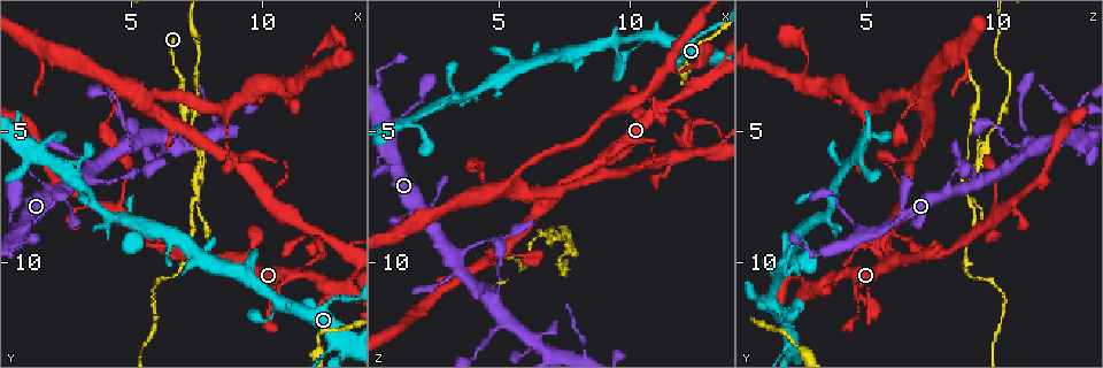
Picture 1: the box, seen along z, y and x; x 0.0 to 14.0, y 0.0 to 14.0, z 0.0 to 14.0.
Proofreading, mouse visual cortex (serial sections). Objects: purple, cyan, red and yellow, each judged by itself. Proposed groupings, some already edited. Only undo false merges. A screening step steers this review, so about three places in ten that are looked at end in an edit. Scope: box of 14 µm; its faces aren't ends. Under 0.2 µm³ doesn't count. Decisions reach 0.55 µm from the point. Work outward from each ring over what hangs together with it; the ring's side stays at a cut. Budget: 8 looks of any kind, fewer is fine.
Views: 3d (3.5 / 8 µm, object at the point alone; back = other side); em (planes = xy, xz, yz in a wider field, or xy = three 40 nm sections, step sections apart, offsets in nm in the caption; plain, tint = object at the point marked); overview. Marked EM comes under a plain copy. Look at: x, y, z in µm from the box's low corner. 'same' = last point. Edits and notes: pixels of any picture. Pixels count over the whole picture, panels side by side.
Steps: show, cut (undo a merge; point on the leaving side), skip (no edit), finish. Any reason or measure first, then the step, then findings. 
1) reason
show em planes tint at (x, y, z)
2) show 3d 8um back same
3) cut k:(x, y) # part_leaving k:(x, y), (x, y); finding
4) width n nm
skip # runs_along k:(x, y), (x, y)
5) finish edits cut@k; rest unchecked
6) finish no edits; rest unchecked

thin arm on a thick one
show 3d 3.5um at (11.0, 10.4, 4.1)

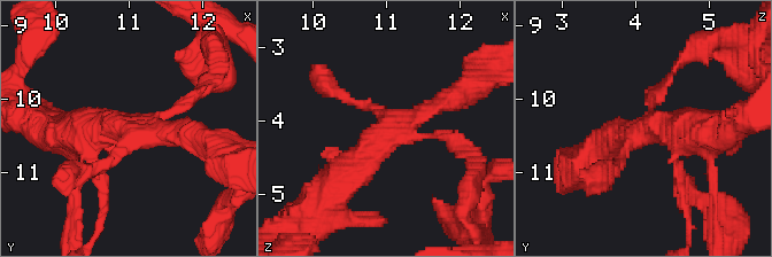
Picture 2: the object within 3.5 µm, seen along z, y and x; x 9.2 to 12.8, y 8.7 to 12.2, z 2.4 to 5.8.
now the EM
show em xy step 3 tint at (11.10, 10.40, 4.15)

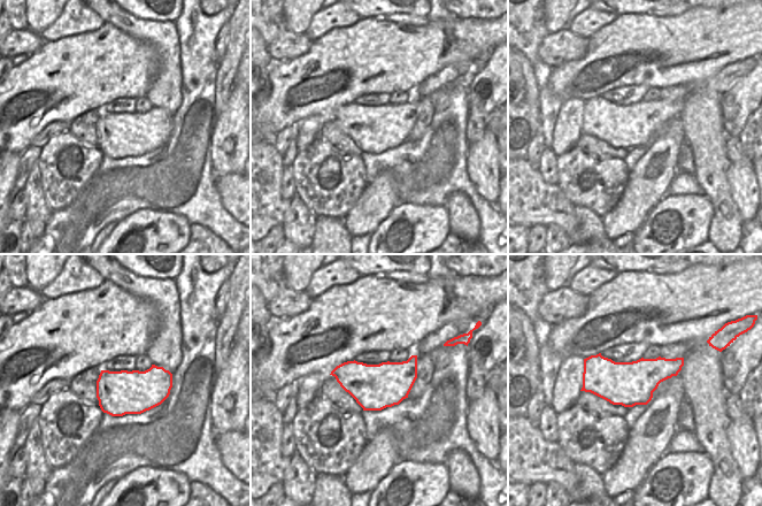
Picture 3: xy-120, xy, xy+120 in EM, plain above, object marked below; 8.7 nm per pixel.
skip # runs_along 2:(76, 131), (137, 127), (203, 88); all the same cell

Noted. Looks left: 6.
abrupt turn
show 3d 3.5um at (12.3, 9.0, 5.8)

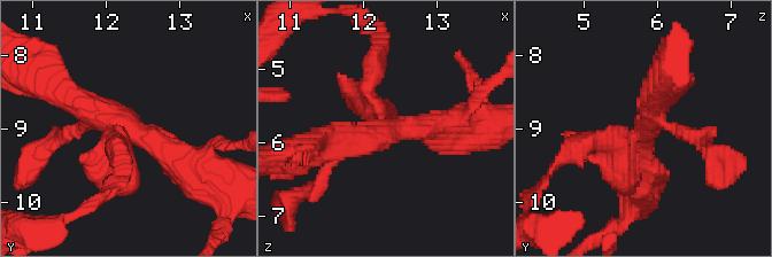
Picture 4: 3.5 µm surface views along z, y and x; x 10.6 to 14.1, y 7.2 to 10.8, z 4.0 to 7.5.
show em xy step 5 tint at (12.20, 9.00, 5.75)

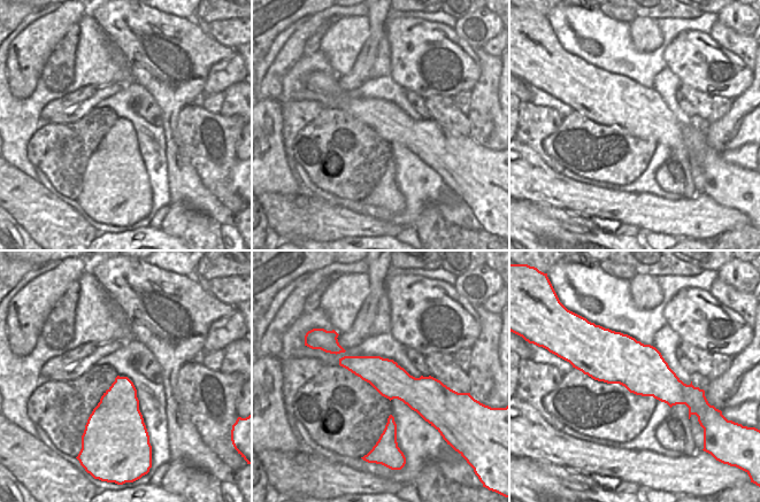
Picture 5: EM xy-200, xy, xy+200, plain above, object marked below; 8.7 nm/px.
cut it another way
show em xy step 2 tint same

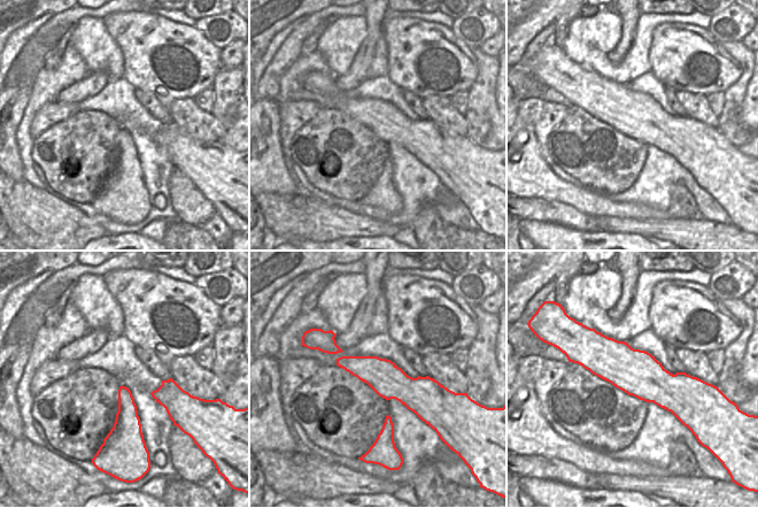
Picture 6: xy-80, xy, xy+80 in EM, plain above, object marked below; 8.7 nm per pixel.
skip # runs_along 6:(326, 349), (404, 389), (438, 389); all the same cell

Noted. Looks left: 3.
sharp bend
show 3d 3.5um at (7.5, 7.0, 8.7)

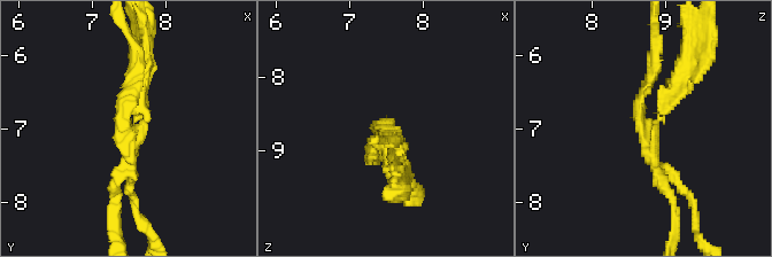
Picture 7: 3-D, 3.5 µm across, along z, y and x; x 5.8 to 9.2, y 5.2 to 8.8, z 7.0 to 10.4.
now the EM
show em planes tint at (7.50, 7.05, 8.75)

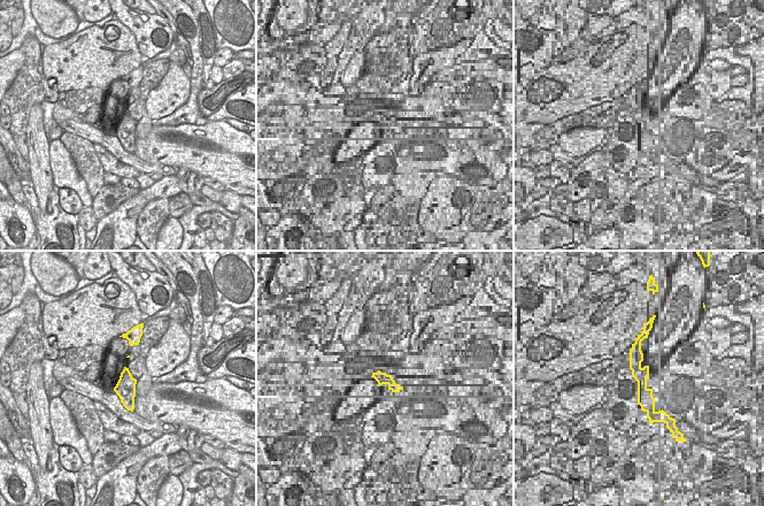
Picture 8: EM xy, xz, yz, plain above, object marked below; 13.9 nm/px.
cut 7:(115, 211) # part_leaving 7:(136, 131), (147, 116), (144, 39); a second cell is stuck on

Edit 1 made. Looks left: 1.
finish edits cut@7; rest unchecked

